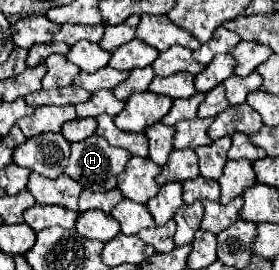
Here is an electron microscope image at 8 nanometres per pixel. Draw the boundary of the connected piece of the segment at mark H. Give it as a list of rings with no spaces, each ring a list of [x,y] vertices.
[[[97,134],[71,144],[71,158],[65,174],[93,192],[107,192],[117,186],[117,176],[127,166],[131,154],[115,148]]]

